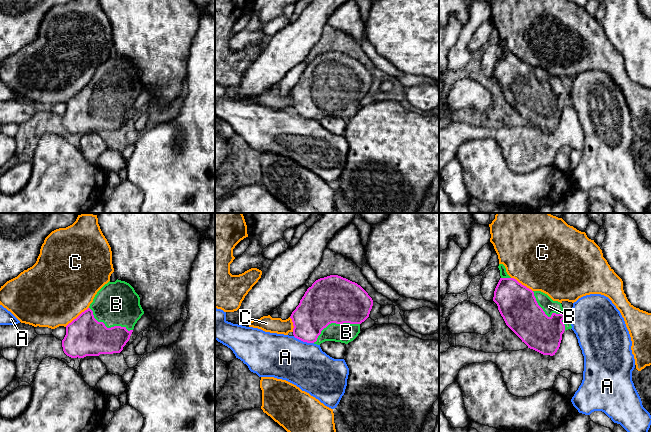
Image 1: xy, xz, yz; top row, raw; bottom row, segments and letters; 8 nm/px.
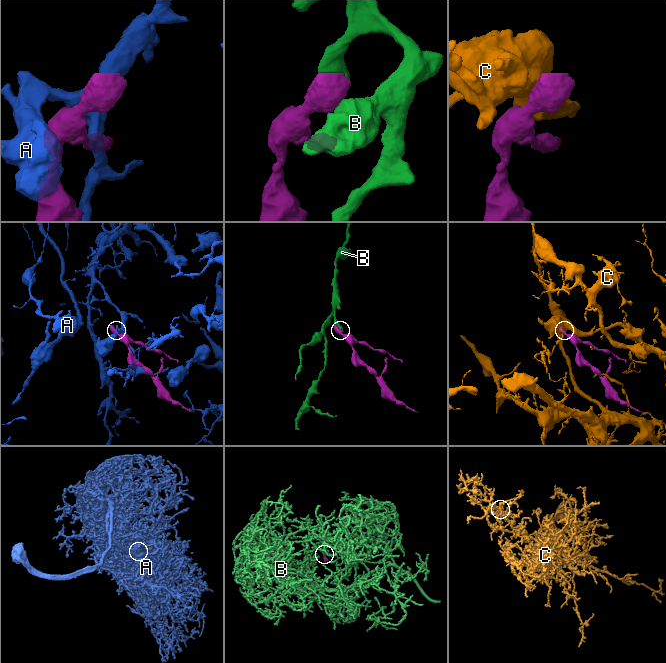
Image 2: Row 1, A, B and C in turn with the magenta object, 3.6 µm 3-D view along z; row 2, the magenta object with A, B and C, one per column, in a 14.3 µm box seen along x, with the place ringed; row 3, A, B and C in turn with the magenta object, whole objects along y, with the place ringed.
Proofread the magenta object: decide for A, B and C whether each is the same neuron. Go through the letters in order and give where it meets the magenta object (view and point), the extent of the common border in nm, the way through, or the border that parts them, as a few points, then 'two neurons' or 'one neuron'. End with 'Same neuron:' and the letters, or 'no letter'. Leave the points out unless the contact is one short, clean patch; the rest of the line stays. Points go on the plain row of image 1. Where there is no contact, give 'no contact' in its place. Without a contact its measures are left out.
A: contact xz (303, 117); length 180 nm; two neurons
B: contact yz (552, 90); length 420 nm; one neuron
C: contact xy (77, 93); length 240 nm; two neurons
Same neuron: B

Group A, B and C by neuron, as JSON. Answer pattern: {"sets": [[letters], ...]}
{"sets": [["A"], ["B"], ["C"]]}

